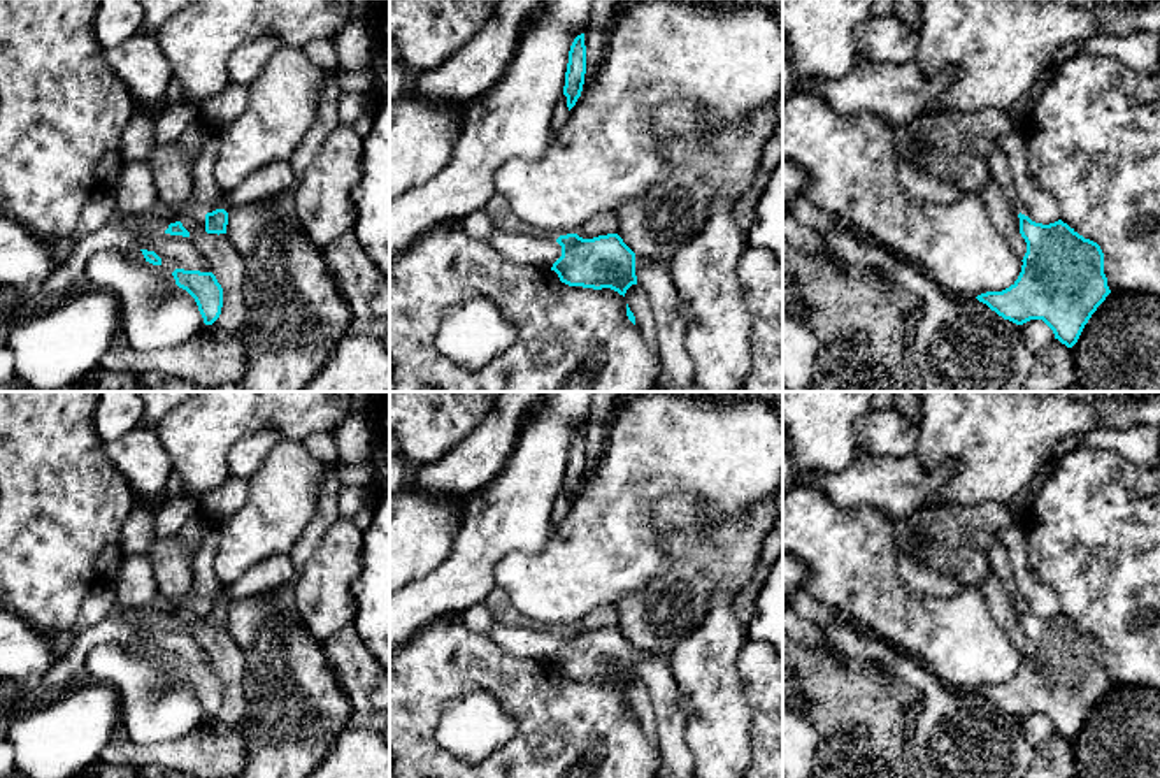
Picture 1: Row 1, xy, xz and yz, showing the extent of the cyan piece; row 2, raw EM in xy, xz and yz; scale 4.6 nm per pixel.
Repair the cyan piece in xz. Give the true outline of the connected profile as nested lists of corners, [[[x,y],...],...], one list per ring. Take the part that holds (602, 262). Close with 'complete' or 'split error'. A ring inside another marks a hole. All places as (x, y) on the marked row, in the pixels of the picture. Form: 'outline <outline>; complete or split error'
outline [[[577,234],[560,235],[562,256],[553,263],[562,283],[583,288],[611,288],[625,297],[637,285],[635,253],[618,234],[583,239]]]; complete

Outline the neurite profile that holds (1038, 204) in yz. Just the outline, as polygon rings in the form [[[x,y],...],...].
[[[1004,130],[995,139],[995,151],[1007,158],[1021,214],[1042,225],[1058,221],[1062,218],[1058,200],[1041,190],[1028,174],[1025,137],[1016,130]]]

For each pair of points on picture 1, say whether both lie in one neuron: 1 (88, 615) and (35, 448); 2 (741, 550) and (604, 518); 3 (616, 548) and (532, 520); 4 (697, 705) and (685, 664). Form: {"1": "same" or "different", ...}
{"1": "different", "2": "different", "3": "different", "4": "same"}

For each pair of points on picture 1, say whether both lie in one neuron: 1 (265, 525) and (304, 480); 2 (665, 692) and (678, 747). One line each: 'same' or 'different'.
1: same
2: same

